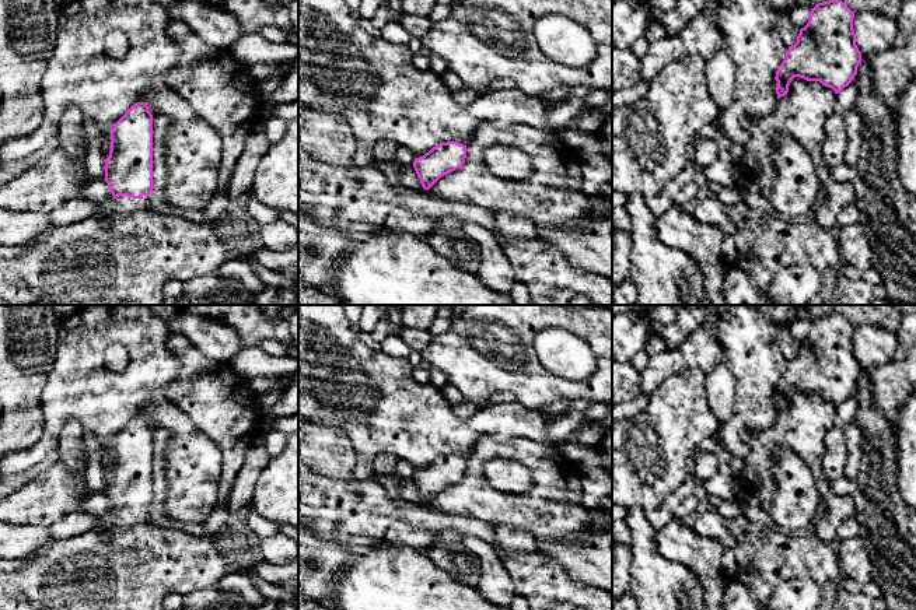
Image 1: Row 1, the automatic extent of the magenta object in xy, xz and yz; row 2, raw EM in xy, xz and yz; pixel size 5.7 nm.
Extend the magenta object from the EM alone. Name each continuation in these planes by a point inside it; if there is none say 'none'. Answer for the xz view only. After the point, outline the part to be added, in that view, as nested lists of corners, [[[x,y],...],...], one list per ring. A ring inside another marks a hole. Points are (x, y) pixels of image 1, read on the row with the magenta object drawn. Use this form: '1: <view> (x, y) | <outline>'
none

